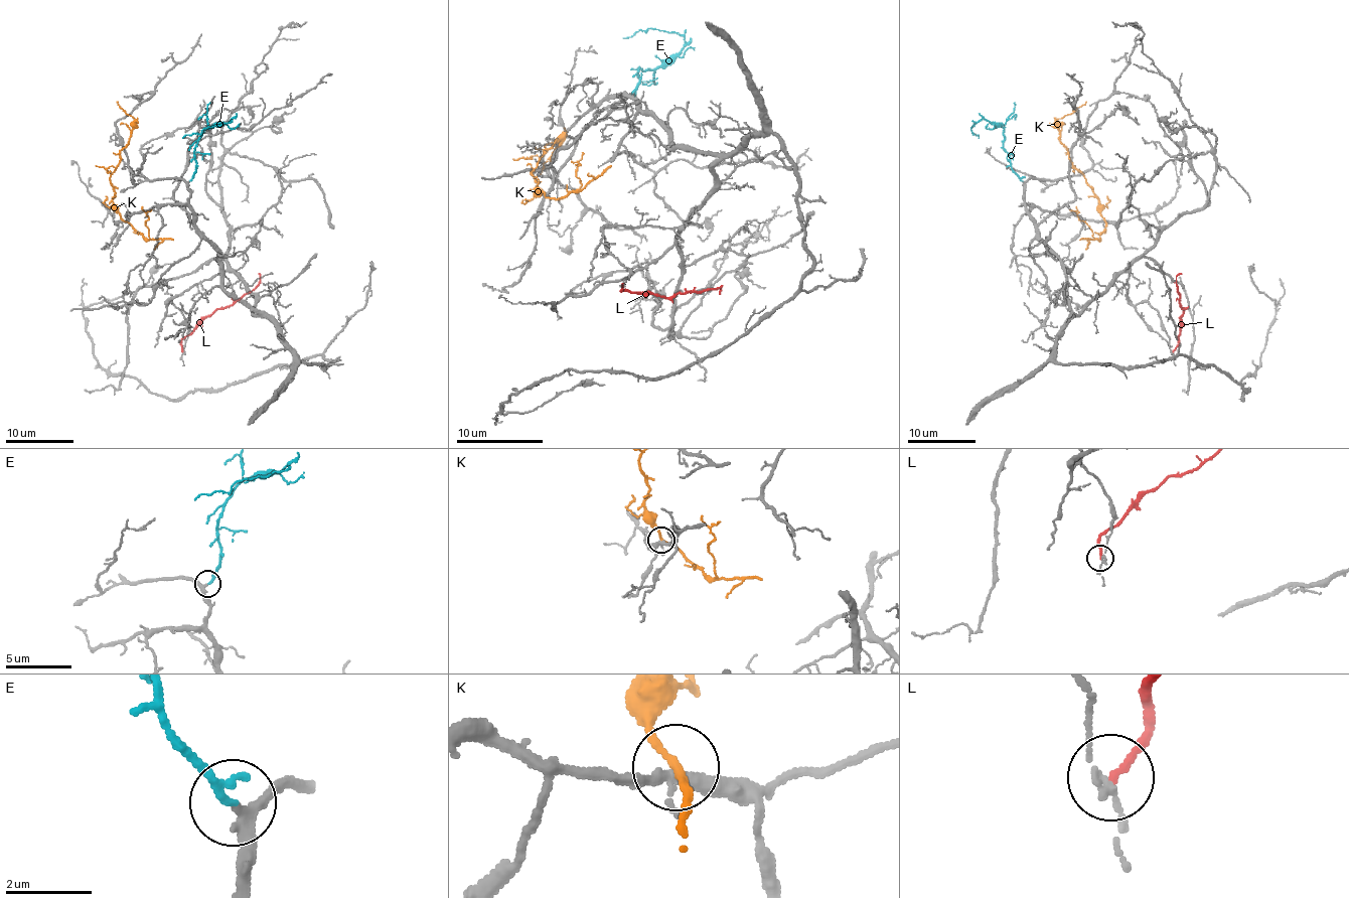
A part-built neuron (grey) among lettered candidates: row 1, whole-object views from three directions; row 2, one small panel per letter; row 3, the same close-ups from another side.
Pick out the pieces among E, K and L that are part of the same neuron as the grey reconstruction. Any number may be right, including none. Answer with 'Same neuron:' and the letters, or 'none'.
Same neuron: E

